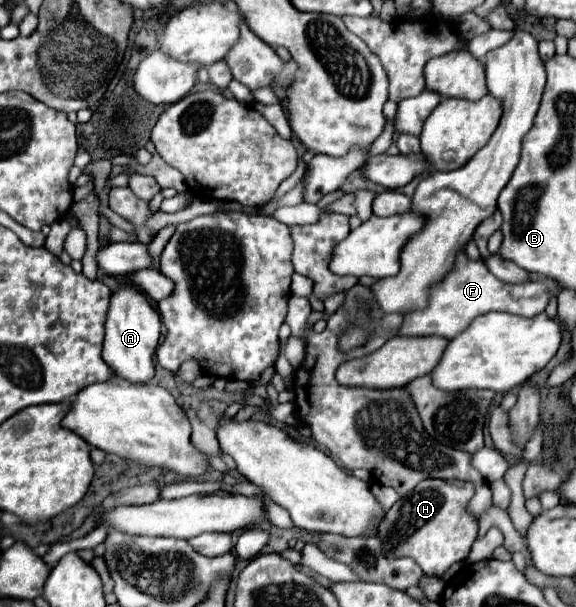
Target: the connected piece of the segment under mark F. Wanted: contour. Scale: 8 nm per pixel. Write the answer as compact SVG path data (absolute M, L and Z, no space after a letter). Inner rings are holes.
M462 249L456 255L454 267L450 273L430 287L428 305L424 309L418 309L414 313L408 313L404 317L404 323L398 329L398 337L444 337L452 339L460 333L460 329L466 329L466 325L484 313L500 311L500 313L512 313L520 317L534 317L544 311L548 303L550 289L558 289L554 281L528 281L522 285L508 285L504 281L498 281L486 263L482 259L474 261L466 255Z

